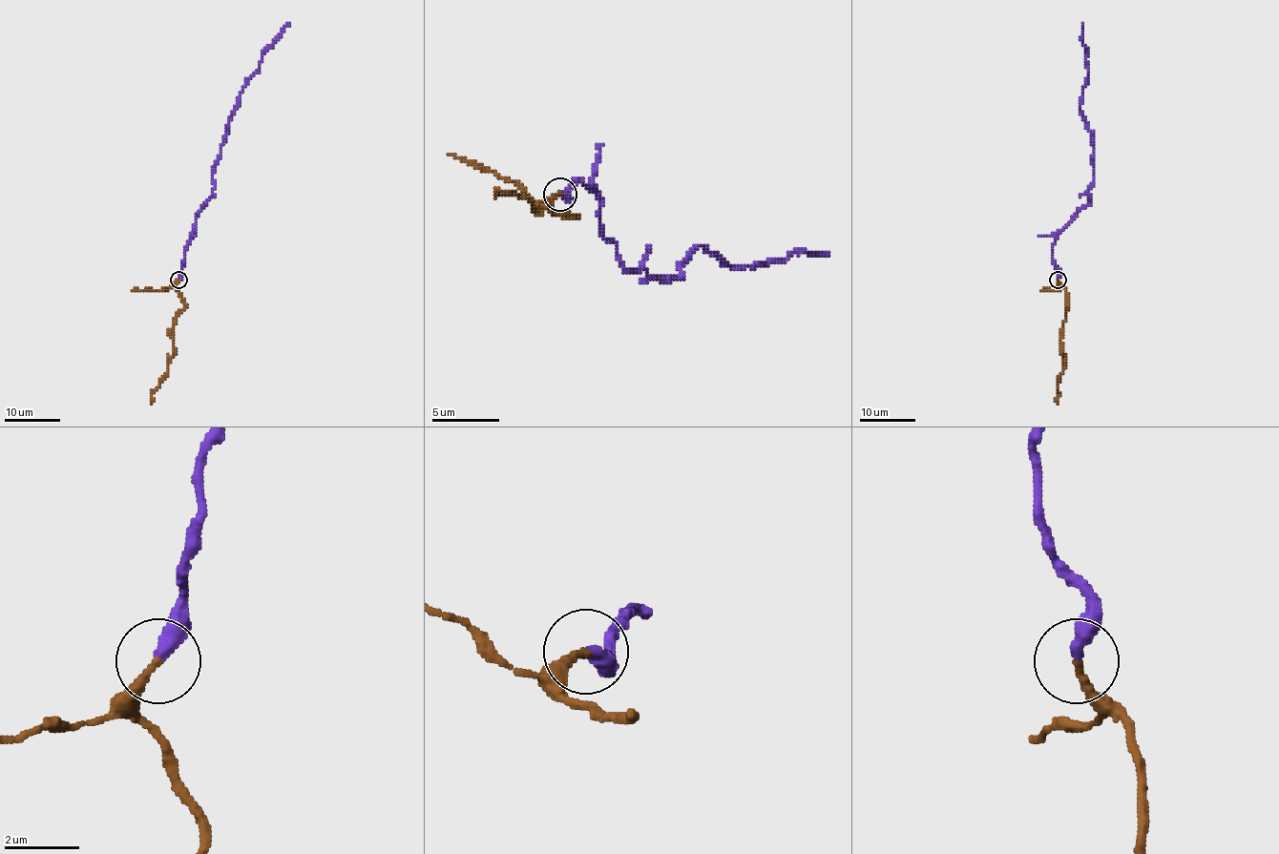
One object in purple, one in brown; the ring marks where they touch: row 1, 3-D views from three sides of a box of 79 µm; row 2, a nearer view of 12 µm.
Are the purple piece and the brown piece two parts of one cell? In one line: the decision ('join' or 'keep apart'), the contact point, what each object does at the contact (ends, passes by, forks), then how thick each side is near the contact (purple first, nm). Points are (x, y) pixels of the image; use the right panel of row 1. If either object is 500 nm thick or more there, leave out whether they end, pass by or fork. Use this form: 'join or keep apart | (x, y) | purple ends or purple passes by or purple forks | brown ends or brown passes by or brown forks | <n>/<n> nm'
join | (1058, 280) | purple ends | brown ends | 440/220 nm

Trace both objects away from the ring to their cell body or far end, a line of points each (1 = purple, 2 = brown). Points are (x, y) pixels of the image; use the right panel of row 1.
1: (1058, 279), (1054, 238), (1088, 203), (1093, 182), (1093, 134), (1079, 105), (1087, 78), (1083, 22)
2: (1058, 281), (1066, 293), (1066, 306), (1060, 355), (1065, 367), (1058, 383), (1057, 405)

